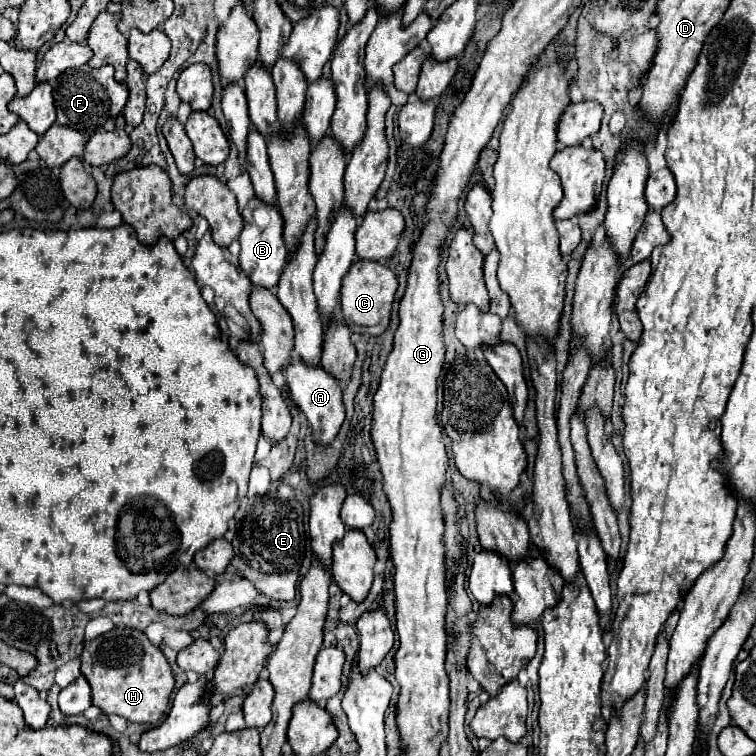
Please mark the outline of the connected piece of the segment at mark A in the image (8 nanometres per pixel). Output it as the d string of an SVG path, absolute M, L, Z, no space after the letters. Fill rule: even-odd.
M295 359L287 371L287 383L289 383L289 389L291 389L291 395L293 395L293 401L297 403L297 407L303 411L303 415L307 417L309 421L309 427L311 427L311 437L315 443L319 445L331 445L345 421L345 407L343 407L343 399L341 399L341 385L329 375L329 373L323 373L321 367L313 369L305 363L301 363L299 359Z

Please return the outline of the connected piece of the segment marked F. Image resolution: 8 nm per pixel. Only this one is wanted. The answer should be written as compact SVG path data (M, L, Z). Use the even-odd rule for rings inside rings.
M83 65L73 71L67 71L57 79L55 93L57 93L57 123L71 127L83 133L85 137L115 129L115 119L123 111L129 97L129 89L123 83L115 81L111 65L103 65L101 69L91 69L89 65Z

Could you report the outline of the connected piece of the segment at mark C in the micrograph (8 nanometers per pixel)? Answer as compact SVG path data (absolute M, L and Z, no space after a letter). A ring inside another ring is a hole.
M363 259L355 261L347 277L343 277L343 289L341 289L341 311L347 327L353 333L361 333L361 335L385 333L385 329L389 327L395 291L397 291L397 277L387 265L375 261L363 261Z

